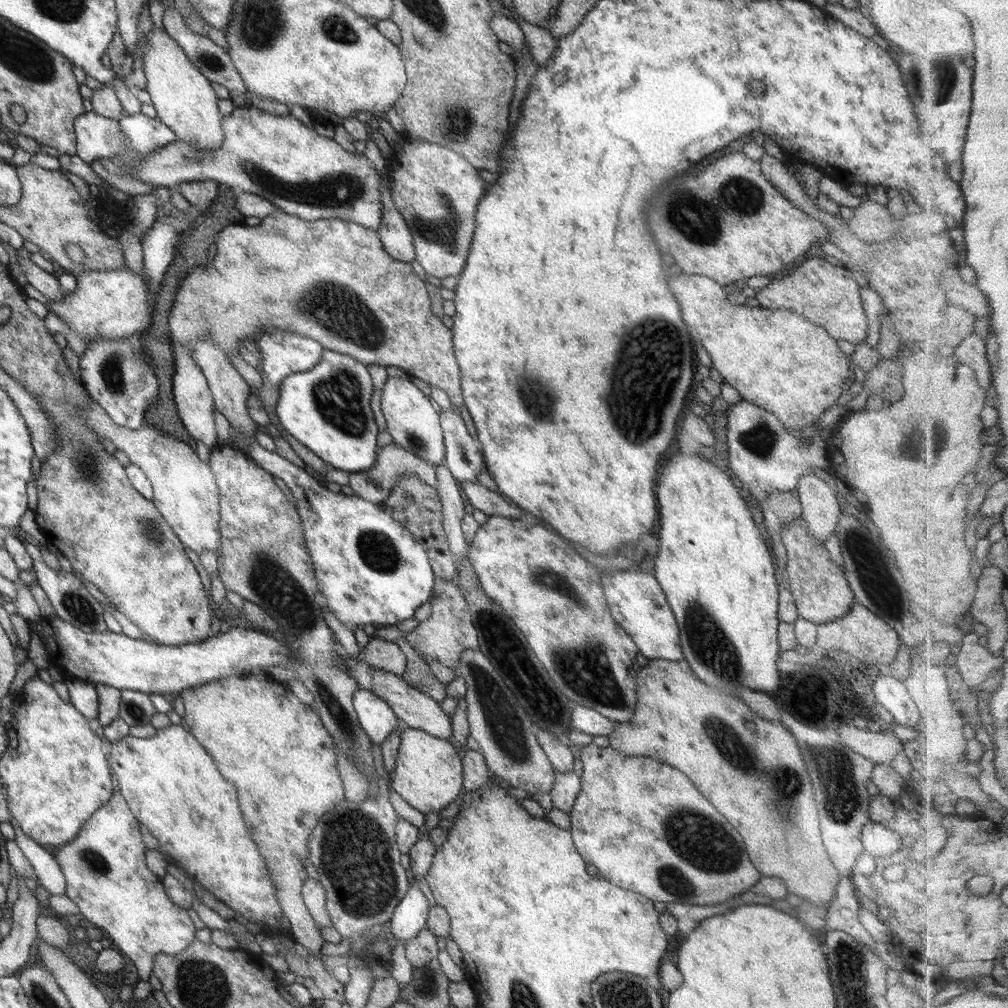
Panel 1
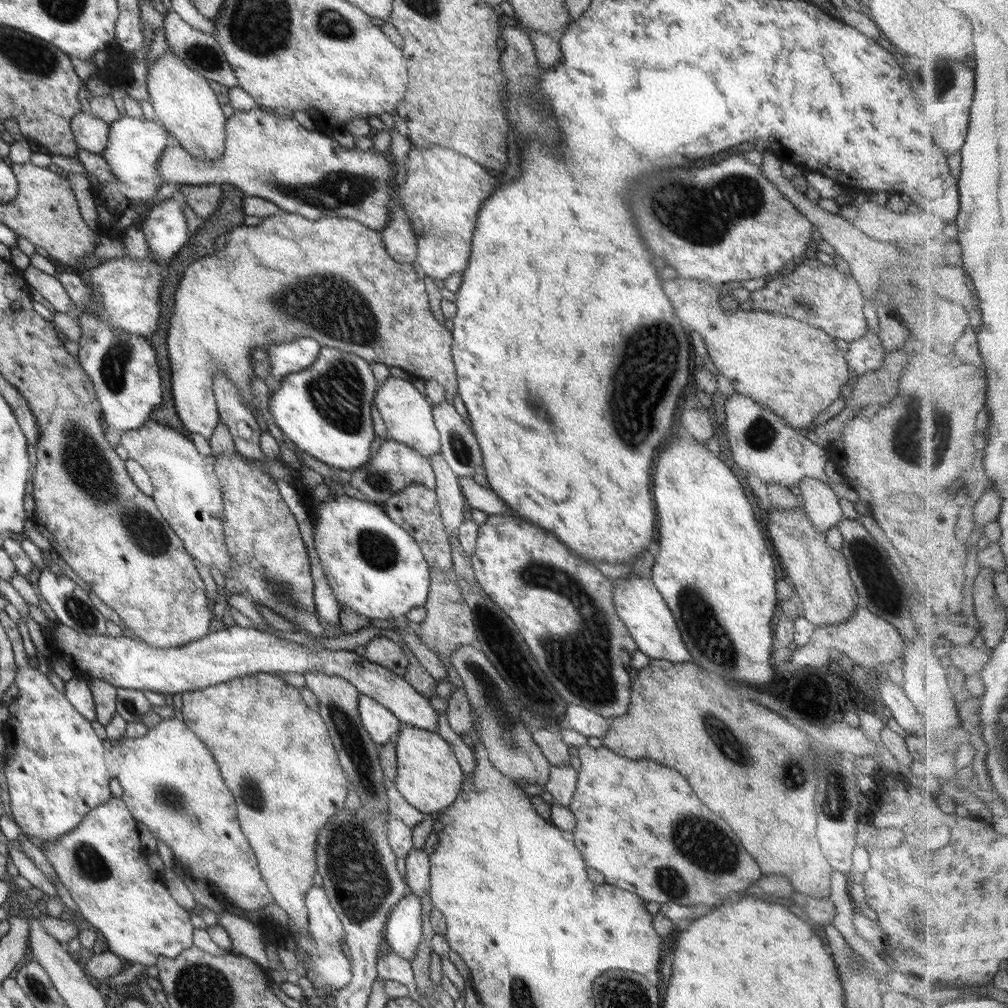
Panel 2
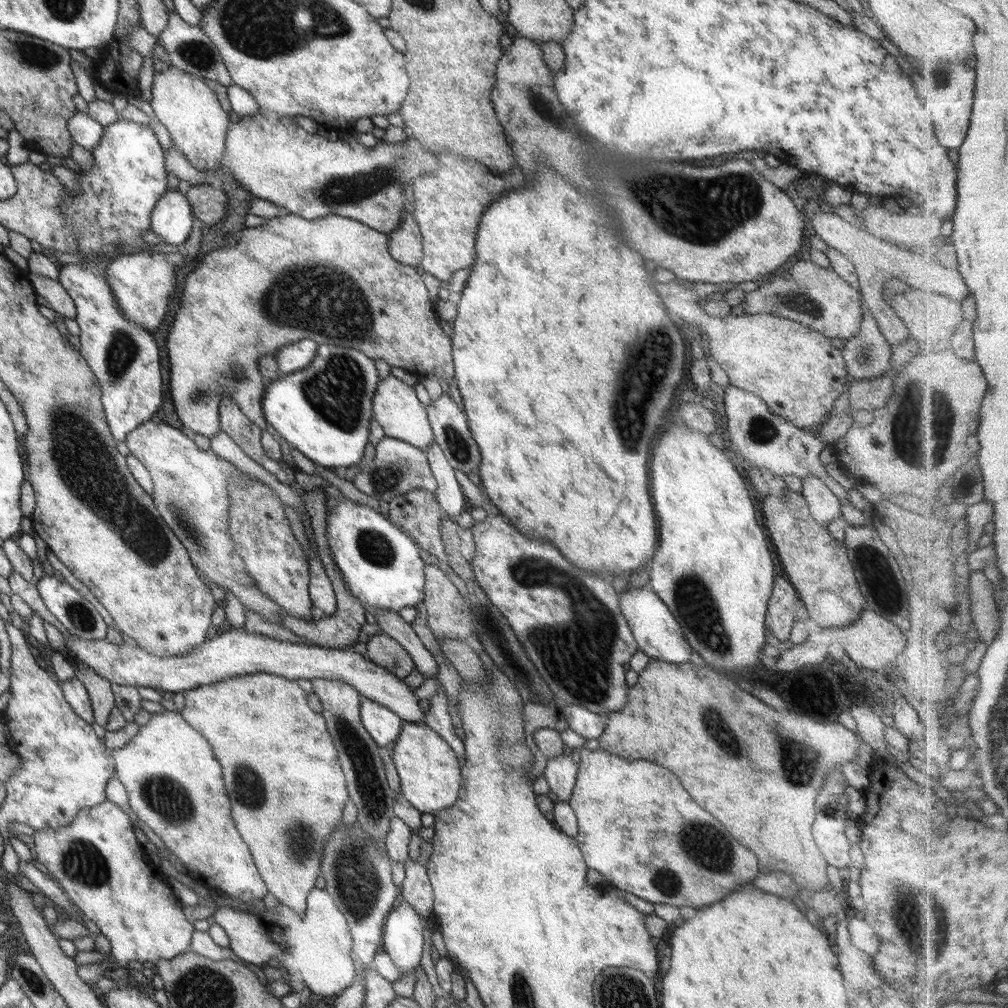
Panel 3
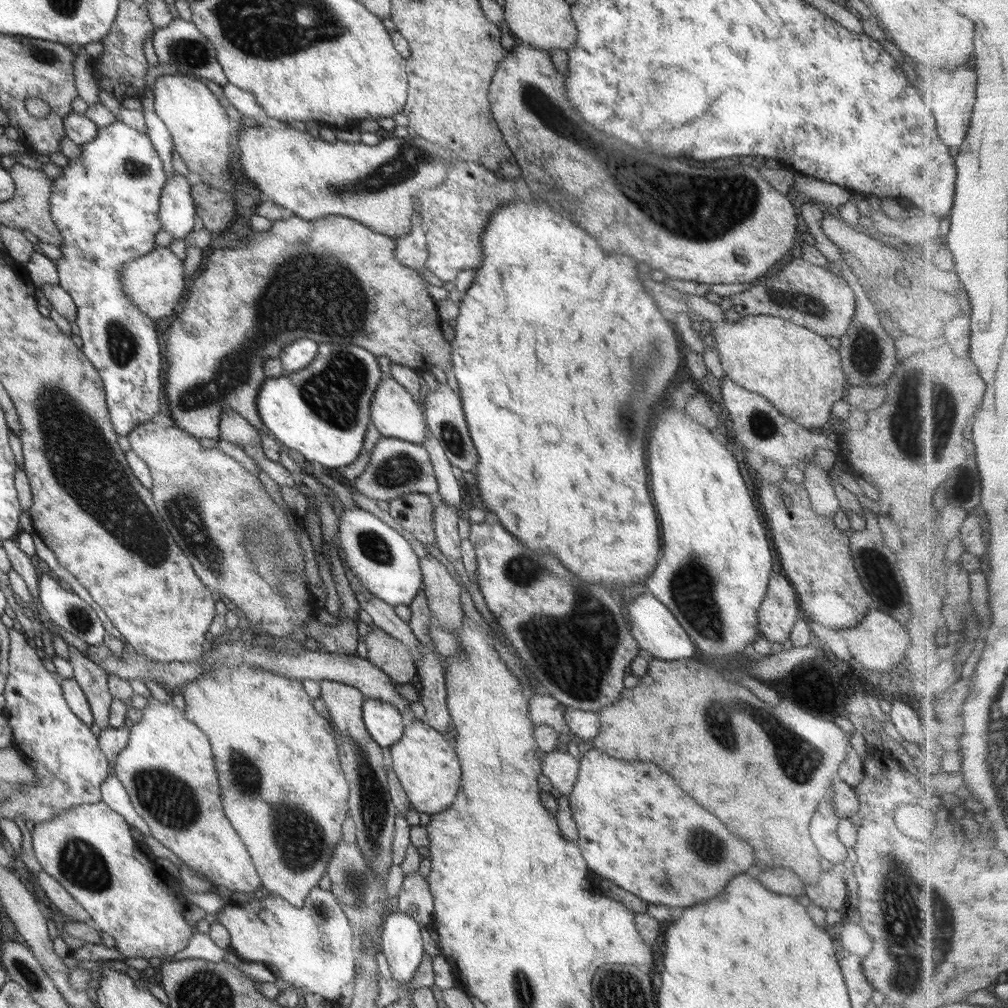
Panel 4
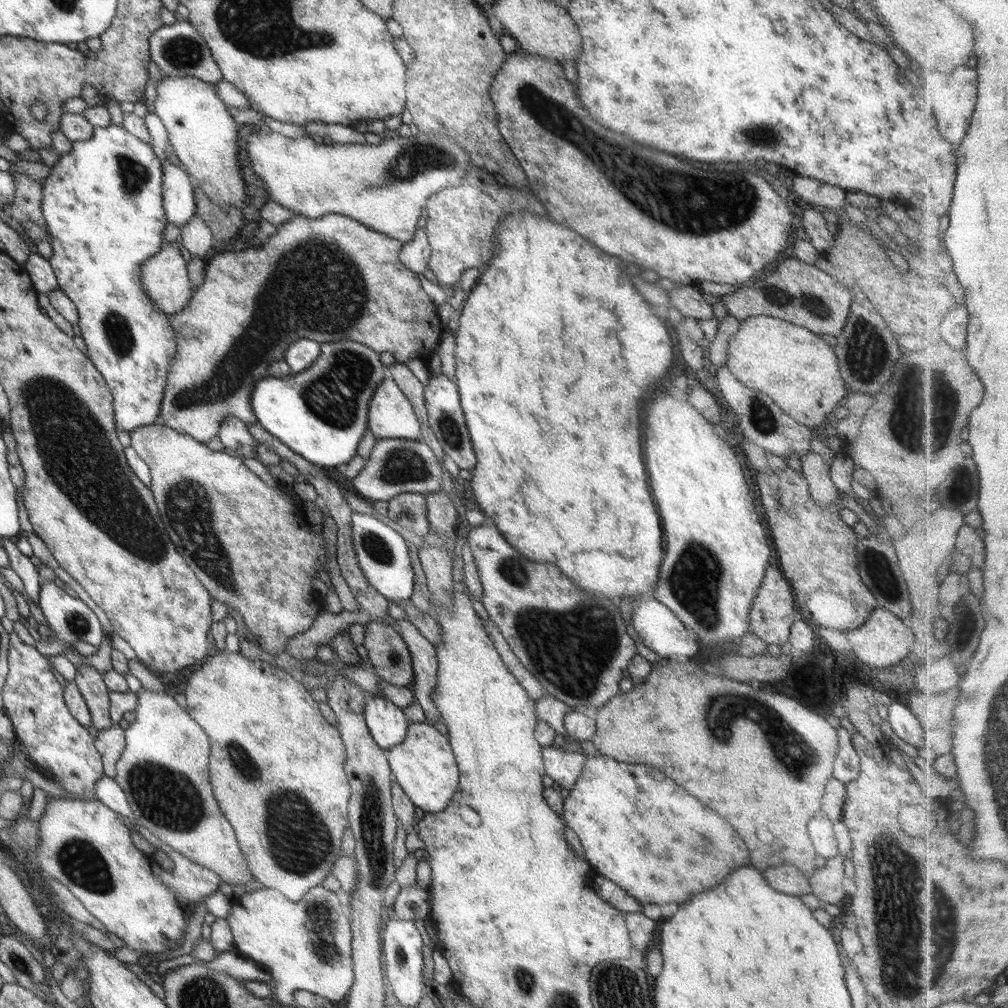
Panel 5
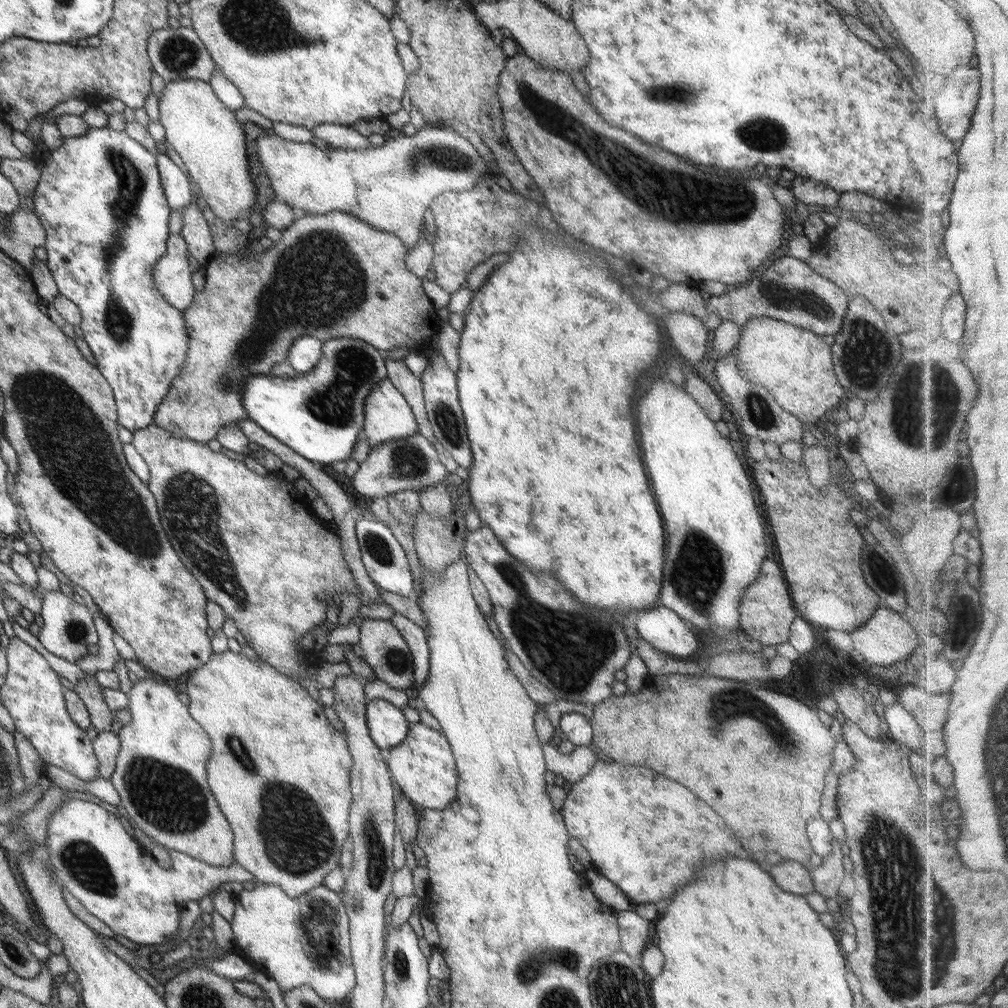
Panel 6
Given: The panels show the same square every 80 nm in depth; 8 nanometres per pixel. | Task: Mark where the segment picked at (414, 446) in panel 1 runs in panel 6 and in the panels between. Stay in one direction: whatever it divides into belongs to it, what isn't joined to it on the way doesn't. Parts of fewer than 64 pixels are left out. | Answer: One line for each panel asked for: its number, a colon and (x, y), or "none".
2: (407, 418)
3: (395, 408)
4: (393, 413)
5: (389, 415)
6: (387, 416)

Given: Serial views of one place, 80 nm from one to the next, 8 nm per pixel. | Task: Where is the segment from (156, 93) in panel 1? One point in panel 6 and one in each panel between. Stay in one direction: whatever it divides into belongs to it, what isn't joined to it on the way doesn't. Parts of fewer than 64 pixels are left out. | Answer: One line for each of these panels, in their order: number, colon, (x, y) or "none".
2: (183, 101)
3: (188, 109)
4: (200, 130)
5: (203, 137)
6: (210, 142)

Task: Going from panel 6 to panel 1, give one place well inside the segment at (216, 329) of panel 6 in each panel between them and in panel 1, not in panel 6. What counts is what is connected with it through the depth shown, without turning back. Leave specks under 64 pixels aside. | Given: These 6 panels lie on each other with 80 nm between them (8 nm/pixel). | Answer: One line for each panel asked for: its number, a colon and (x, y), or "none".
1: (330, 280)
2: (330, 279)
3: (332, 280)
4: (331, 279)
5: (326, 279)

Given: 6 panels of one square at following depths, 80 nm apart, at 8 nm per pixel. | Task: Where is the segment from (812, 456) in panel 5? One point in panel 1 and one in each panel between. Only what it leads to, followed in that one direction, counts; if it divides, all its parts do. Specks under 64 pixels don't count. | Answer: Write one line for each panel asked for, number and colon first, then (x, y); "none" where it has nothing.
1: (818, 505)
2: (821, 506)
3: (822, 505)
4: (819, 490)

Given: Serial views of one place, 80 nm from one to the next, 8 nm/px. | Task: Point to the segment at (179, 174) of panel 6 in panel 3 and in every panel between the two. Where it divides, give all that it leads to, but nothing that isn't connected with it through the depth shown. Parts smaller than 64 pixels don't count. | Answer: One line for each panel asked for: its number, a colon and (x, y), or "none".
3: (171, 219)
4: (176, 213)
5: (177, 196)

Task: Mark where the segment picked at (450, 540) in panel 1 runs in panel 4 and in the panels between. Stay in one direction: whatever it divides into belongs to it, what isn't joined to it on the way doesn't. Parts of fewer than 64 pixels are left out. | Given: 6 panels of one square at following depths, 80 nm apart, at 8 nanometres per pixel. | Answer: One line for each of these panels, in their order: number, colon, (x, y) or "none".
2: (450, 500)
3: (448, 494)
4: (449, 490)

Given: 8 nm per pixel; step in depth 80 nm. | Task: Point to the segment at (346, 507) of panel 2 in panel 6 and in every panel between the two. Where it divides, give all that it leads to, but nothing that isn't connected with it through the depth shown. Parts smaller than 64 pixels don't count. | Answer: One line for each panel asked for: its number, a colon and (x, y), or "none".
3: (381, 566)
4: (379, 557)
5: (382, 555)
6: (385, 562)

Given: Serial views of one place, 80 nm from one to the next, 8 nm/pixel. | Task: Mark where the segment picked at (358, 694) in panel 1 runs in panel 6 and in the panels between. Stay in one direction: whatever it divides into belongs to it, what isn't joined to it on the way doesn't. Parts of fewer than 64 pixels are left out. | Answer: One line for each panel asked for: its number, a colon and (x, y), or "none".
2: (380, 724)
3: (383, 726)
4: (385, 724)
5: (387, 725)
6: (386, 726)

